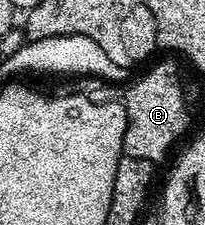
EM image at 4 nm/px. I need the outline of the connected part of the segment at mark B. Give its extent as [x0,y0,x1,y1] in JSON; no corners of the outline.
[122,64,188,162]

